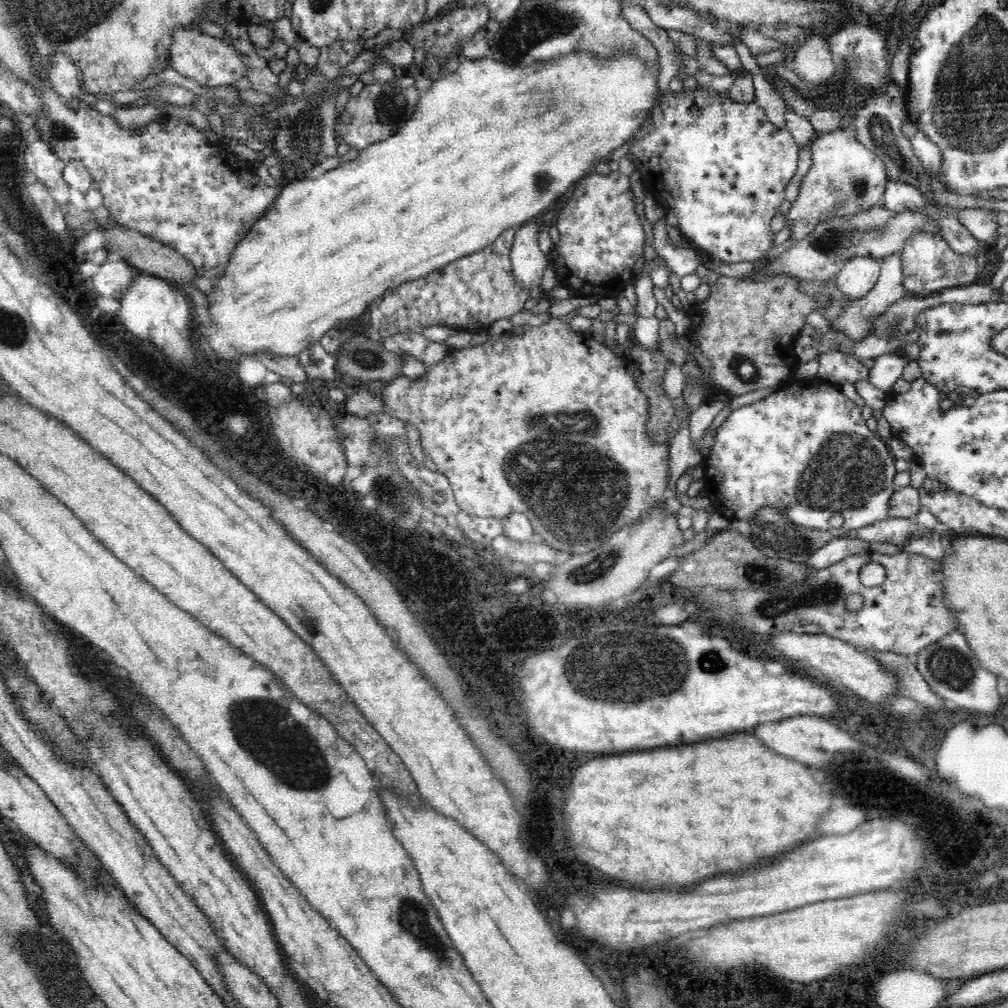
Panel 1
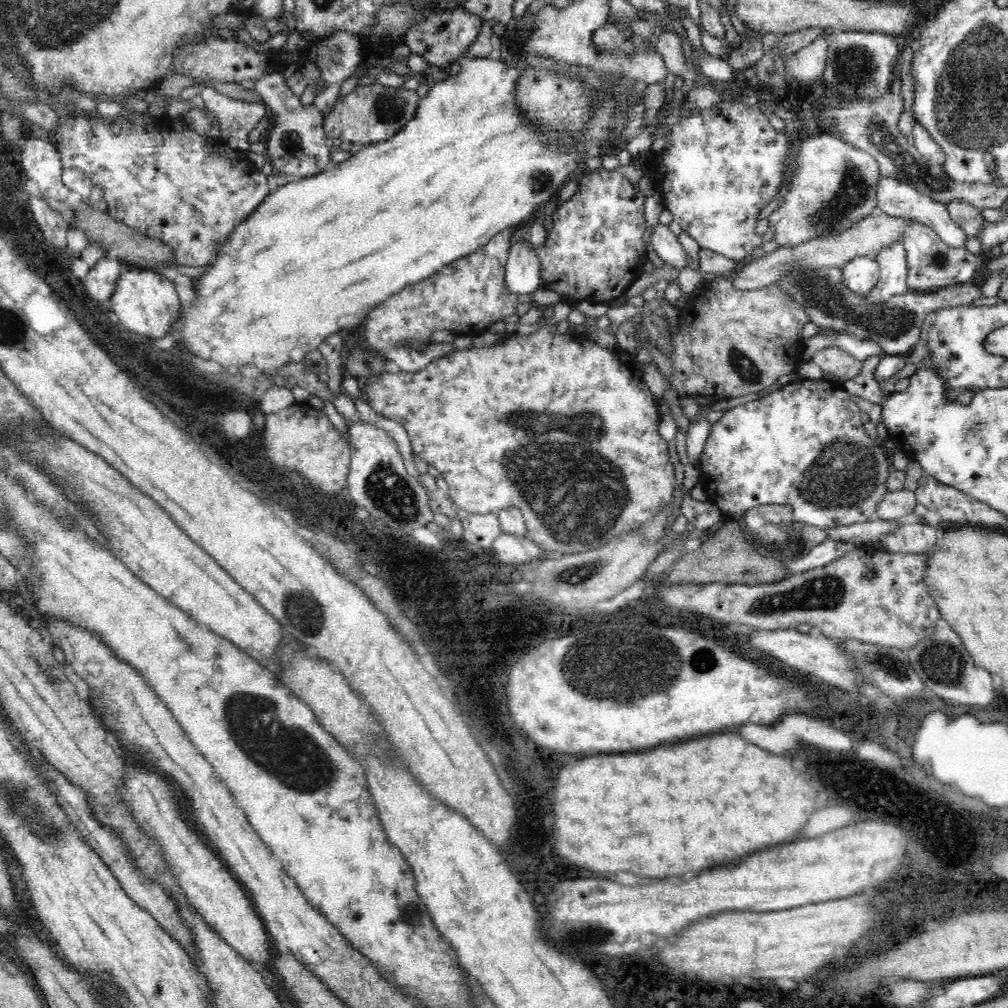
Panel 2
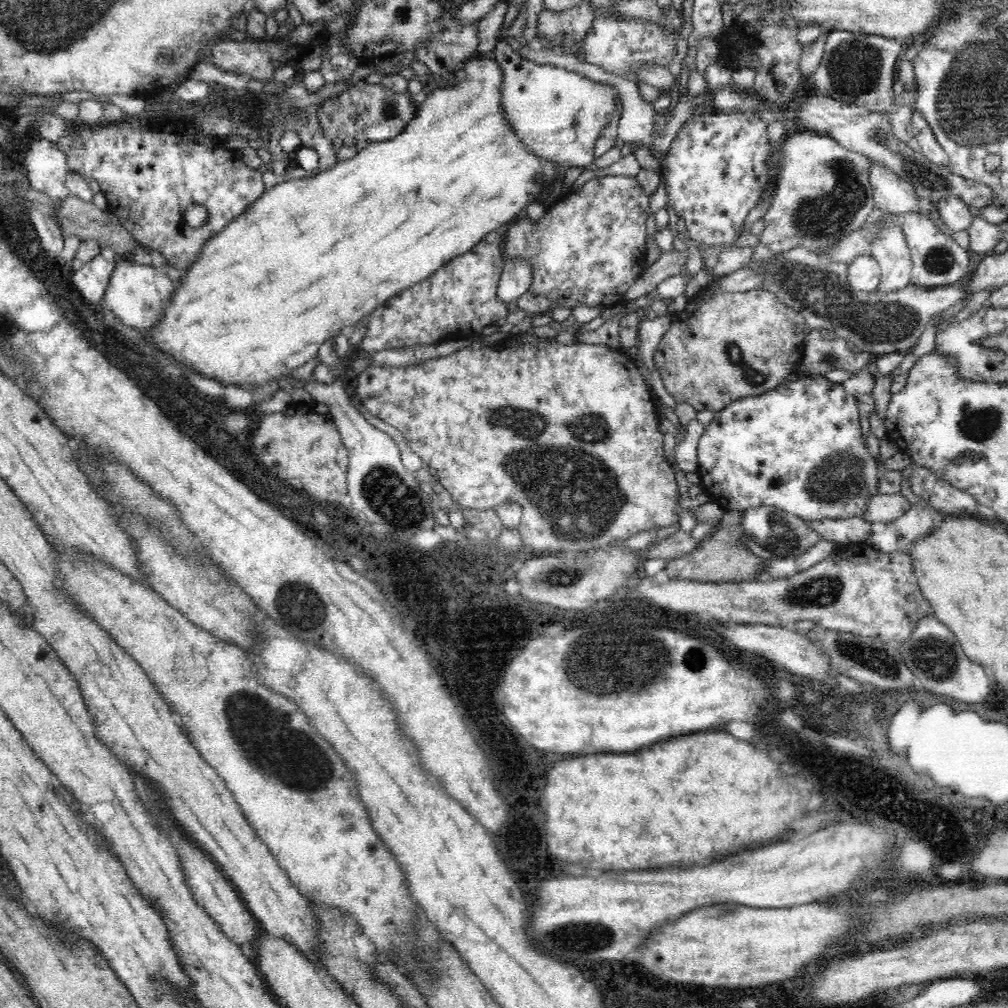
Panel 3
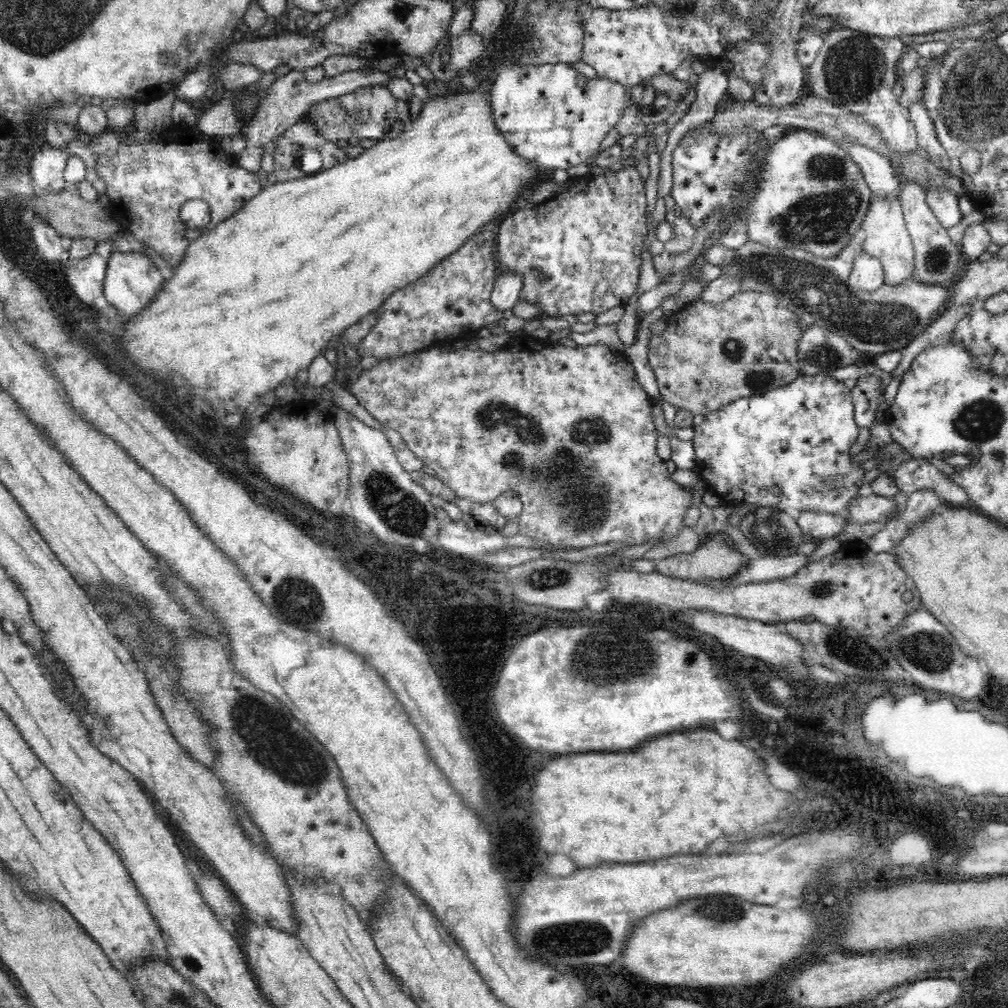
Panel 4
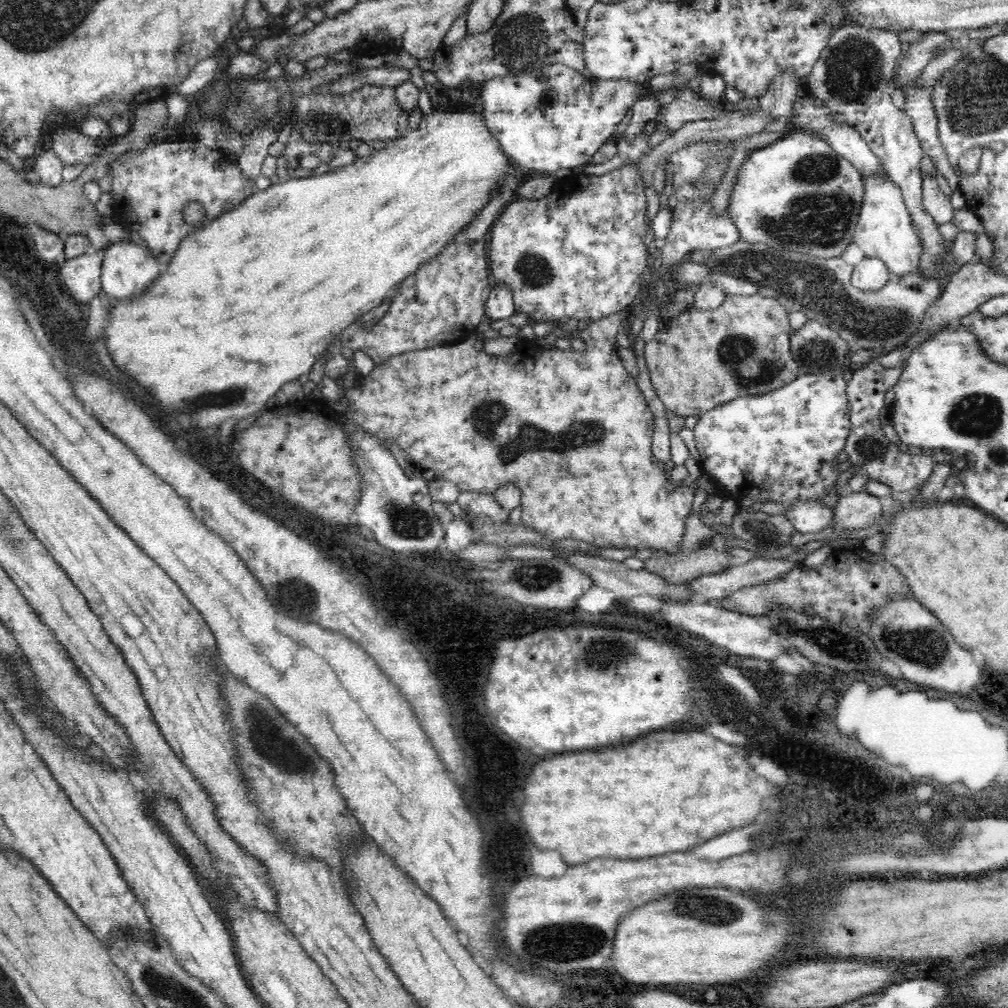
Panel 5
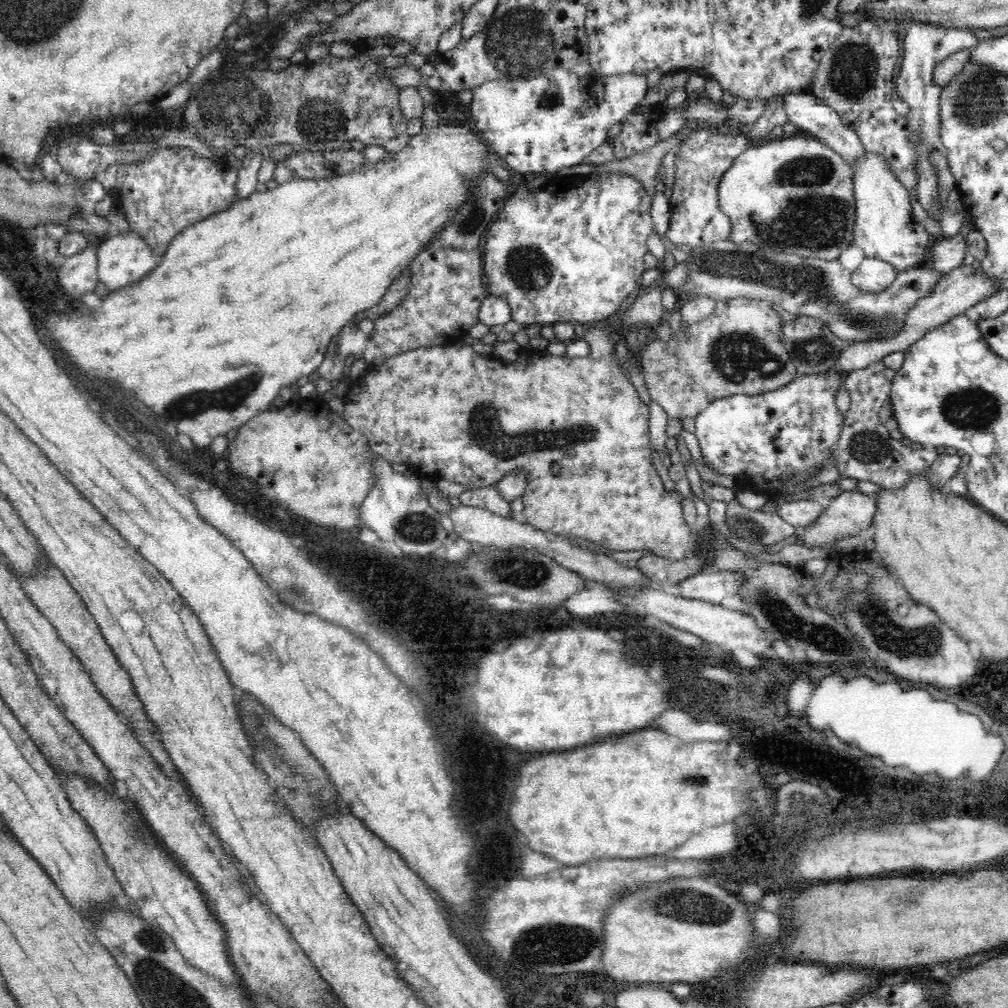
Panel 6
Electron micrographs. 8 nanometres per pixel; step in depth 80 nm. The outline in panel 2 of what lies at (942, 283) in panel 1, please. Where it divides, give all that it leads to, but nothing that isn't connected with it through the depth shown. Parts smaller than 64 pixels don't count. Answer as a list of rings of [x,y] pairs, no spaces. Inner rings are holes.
[[[914,220],[902,240],[908,267],[907,284],[910,290],[938,290],[974,282],[978,258],[965,248],[950,248],[929,226]]]

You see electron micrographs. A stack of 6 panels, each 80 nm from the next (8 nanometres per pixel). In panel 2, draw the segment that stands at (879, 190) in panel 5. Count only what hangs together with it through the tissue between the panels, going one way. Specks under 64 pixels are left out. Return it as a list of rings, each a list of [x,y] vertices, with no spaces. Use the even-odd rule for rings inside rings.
[[[896,242],[890,248],[884,248],[876,257],[879,264],[879,280],[867,295],[865,303],[868,306],[884,304],[894,296],[906,294],[910,289],[907,284],[908,267],[903,243]]]

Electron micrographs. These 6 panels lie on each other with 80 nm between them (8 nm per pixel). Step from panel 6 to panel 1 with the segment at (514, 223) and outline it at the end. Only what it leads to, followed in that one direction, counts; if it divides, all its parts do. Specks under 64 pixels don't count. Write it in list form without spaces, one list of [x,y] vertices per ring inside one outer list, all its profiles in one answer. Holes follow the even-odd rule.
[[[620,171],[609,176],[593,174],[586,176],[575,185],[570,198],[559,211],[555,220],[560,242],[554,244],[549,257],[552,258],[547,274],[548,283],[562,284],[573,290],[576,296],[614,296],[630,284],[633,284],[642,267],[642,248],[646,234],[646,223],[640,212],[640,197],[631,189],[631,180]]]

